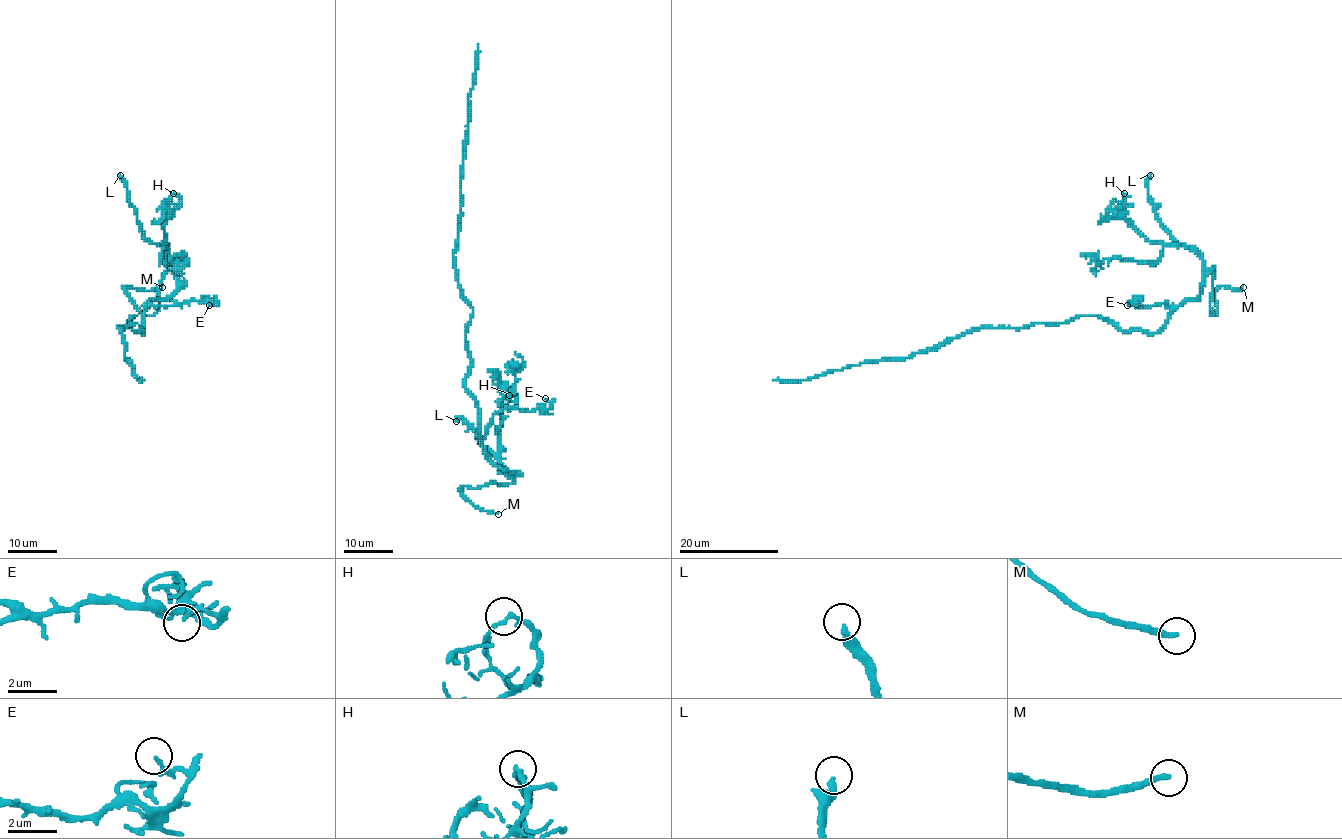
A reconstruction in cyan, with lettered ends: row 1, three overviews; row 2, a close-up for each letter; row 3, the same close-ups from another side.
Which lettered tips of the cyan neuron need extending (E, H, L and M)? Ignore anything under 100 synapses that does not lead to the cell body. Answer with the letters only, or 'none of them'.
M

